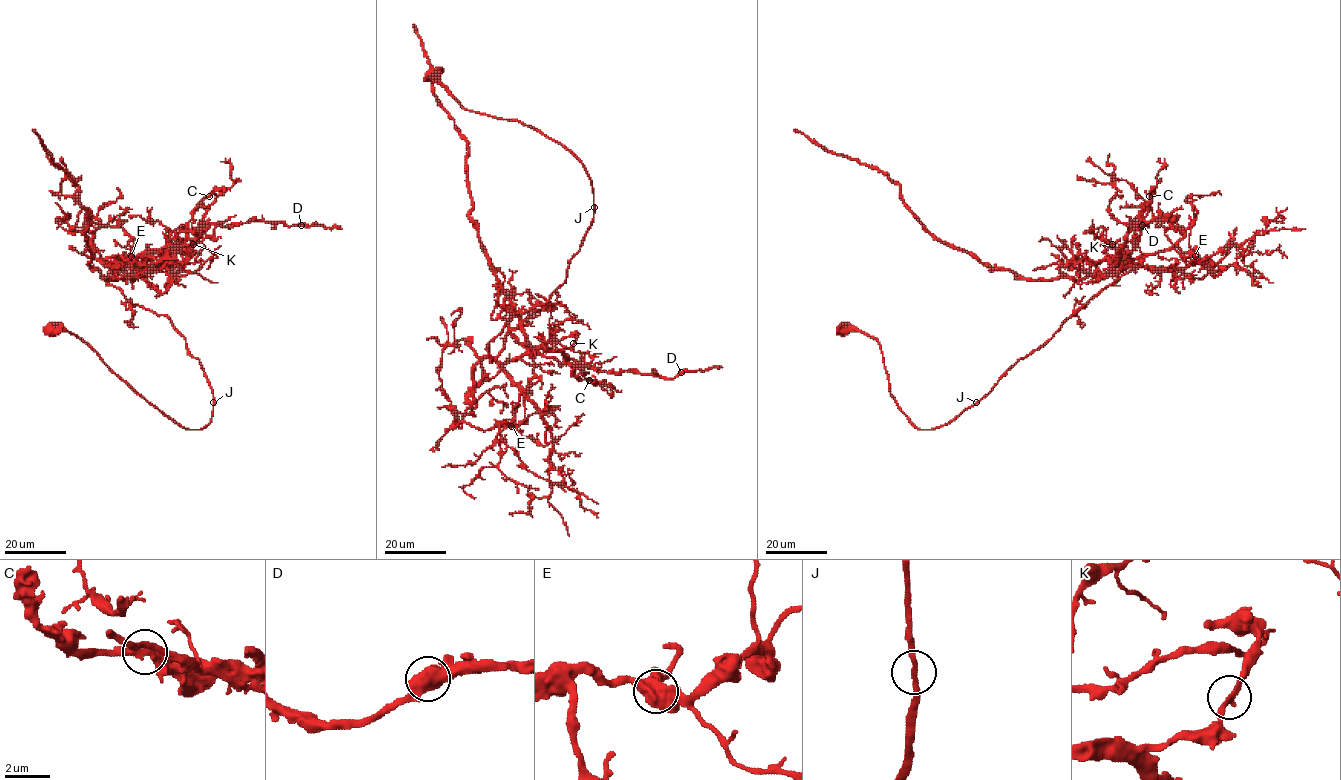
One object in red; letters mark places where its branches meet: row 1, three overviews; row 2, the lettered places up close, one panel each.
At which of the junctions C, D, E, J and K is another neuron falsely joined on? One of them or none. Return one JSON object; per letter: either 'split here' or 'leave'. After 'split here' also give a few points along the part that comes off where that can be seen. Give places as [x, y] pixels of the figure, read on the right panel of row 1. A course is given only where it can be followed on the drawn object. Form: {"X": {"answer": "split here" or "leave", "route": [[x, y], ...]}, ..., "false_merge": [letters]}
{"C": {"answer": "split here", "route": [[1149, 196], [1110, 271], [1077, 279], [1024, 279], [938, 240], [903, 202], [897, 184], [793, 129]]}, "D": {"answer": "leave"}, "E": {"answer": "leave"}, "J": {"answer": "leave"}, "K": {"answer": "leave"}, "false_merge": ["C"]}

